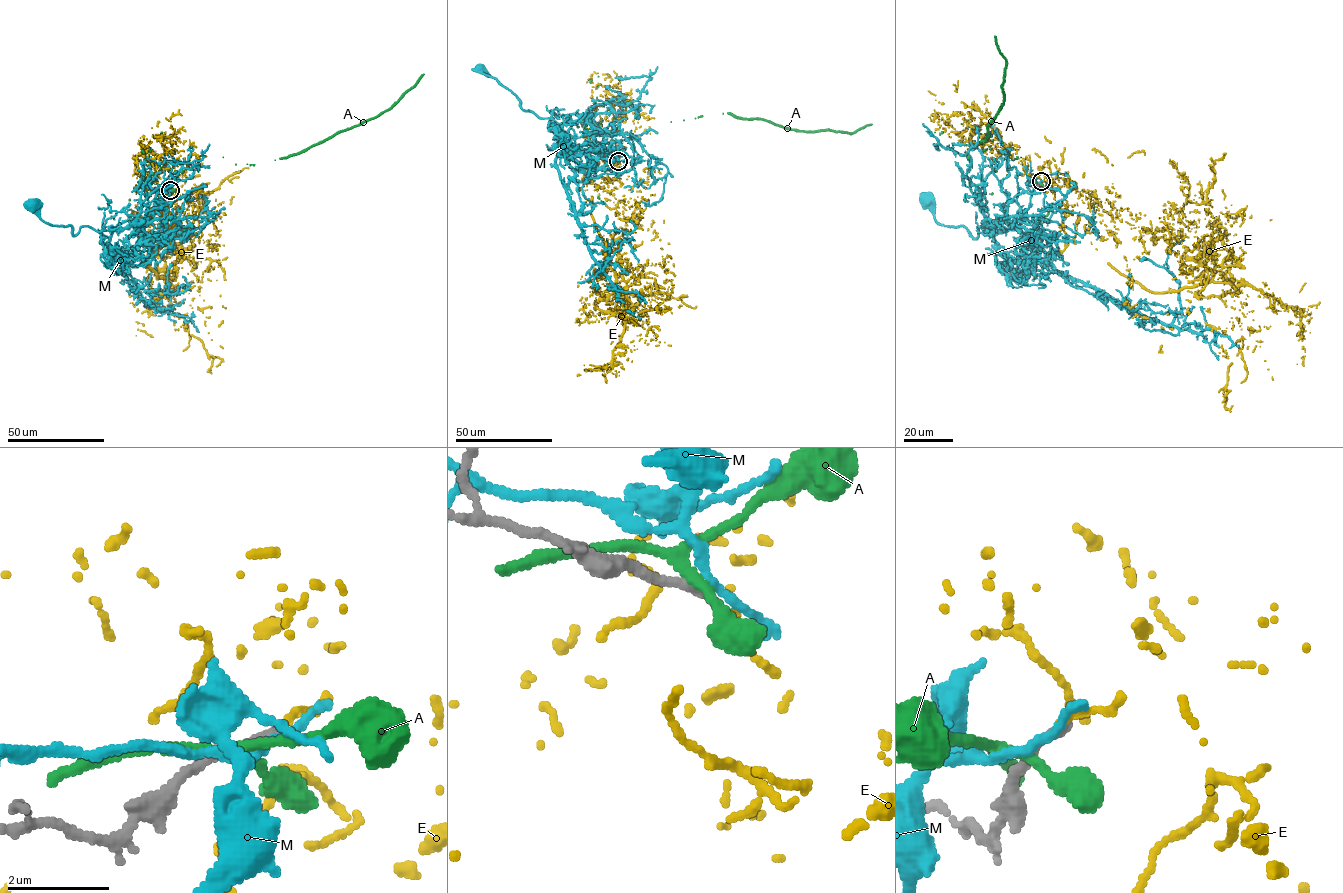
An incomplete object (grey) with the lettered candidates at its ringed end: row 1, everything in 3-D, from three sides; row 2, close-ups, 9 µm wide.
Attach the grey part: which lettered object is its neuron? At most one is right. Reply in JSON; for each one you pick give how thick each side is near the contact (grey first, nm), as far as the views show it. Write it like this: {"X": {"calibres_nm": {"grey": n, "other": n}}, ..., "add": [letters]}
{"add": []}

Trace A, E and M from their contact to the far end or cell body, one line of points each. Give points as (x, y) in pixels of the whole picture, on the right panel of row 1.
A: (1039, 183), (1033, 181), (1021, 157), (991, 140), (989, 149), (981, 144), (1004, 98), (1006, 59), (994, 36)
E: (1041, 181), (1106, 199), (1151, 239), (1205, 247), (1213, 280), (1236, 288), (1219, 297), (1232, 405)
M: (1039, 181), (1018, 228), (987, 233), (980, 227), (976, 238), (962, 226), (940, 225), (926, 199)

